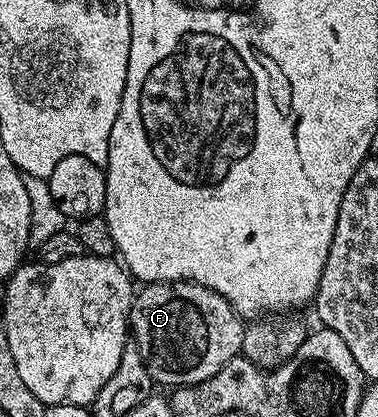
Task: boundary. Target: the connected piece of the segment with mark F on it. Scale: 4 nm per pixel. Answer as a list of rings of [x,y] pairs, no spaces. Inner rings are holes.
[[[190,281],[148,283],[140,288],[131,300],[129,331],[156,384],[164,383],[167,389],[174,389],[205,381],[205,377],[213,377],[221,365],[242,352],[244,320],[233,310],[231,303],[221,297],[221,293]]]

